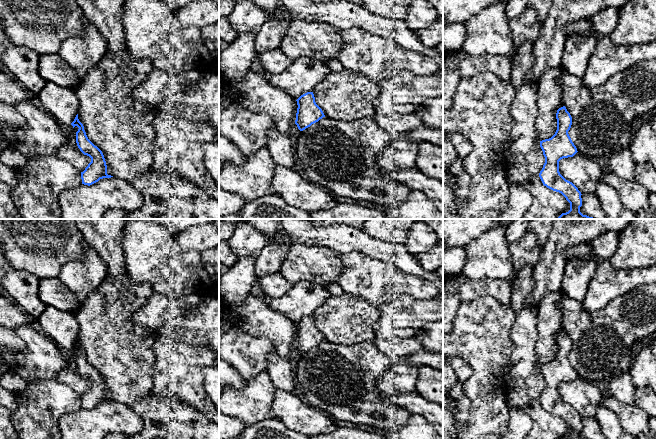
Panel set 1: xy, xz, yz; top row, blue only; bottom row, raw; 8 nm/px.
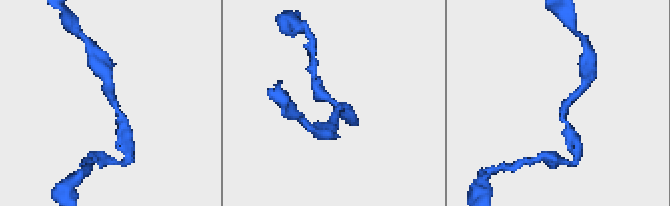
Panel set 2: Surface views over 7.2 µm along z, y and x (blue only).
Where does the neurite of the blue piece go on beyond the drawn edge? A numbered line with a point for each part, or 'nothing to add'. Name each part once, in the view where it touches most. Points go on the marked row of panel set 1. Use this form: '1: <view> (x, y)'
nothing to add

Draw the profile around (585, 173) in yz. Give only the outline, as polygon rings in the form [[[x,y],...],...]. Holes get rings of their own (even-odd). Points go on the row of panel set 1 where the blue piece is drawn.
[[[577,152],[573,157],[559,161],[559,172],[568,181],[572,182],[583,193],[595,193],[603,170],[595,159]]]

